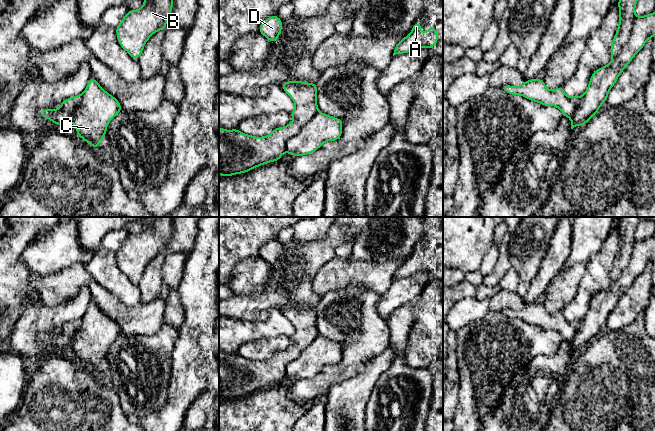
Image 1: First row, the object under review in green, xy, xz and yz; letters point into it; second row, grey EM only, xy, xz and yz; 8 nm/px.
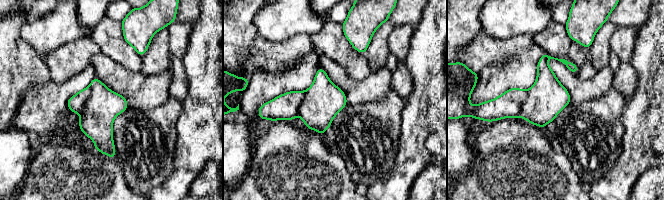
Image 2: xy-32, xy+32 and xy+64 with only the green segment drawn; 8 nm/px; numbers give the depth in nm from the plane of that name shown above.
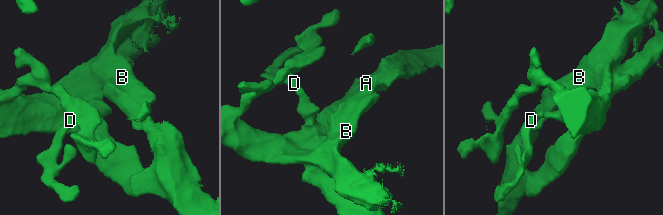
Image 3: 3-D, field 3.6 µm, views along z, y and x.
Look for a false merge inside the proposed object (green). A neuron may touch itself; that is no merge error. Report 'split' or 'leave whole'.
leave whole

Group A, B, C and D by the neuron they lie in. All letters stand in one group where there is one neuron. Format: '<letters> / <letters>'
A B C D

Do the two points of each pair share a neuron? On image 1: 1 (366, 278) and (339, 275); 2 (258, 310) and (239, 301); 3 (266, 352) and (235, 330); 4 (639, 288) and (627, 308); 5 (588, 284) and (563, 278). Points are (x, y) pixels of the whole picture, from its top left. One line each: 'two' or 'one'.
1: one
2: one
3: two
4: one
5: two

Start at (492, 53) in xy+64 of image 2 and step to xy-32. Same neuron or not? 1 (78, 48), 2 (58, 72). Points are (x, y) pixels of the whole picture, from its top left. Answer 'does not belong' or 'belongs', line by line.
1: belongs
2: belongs

